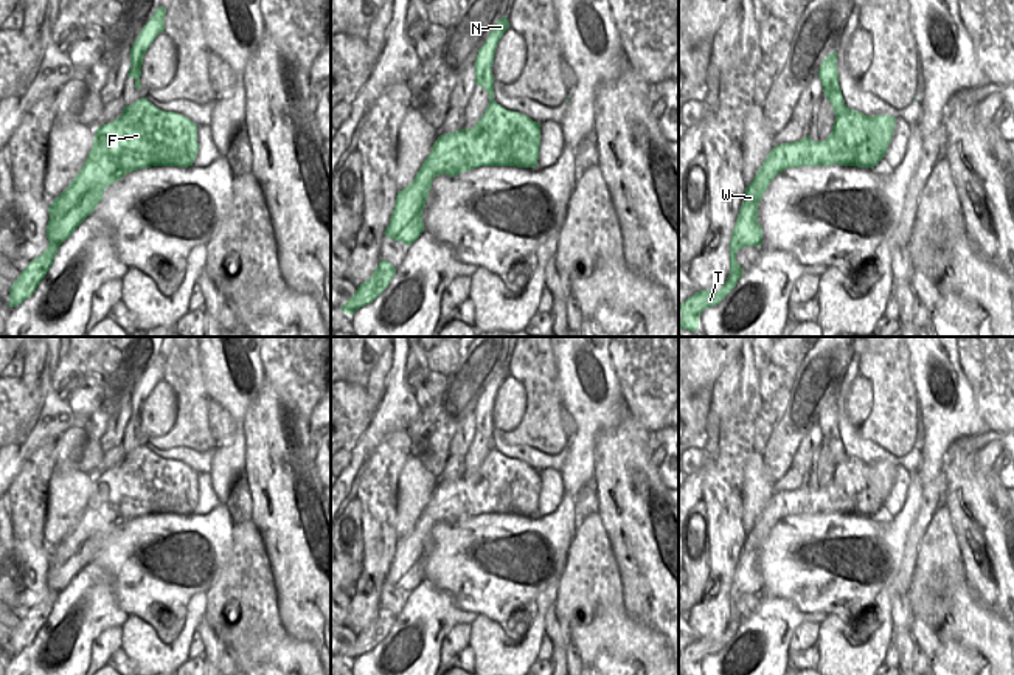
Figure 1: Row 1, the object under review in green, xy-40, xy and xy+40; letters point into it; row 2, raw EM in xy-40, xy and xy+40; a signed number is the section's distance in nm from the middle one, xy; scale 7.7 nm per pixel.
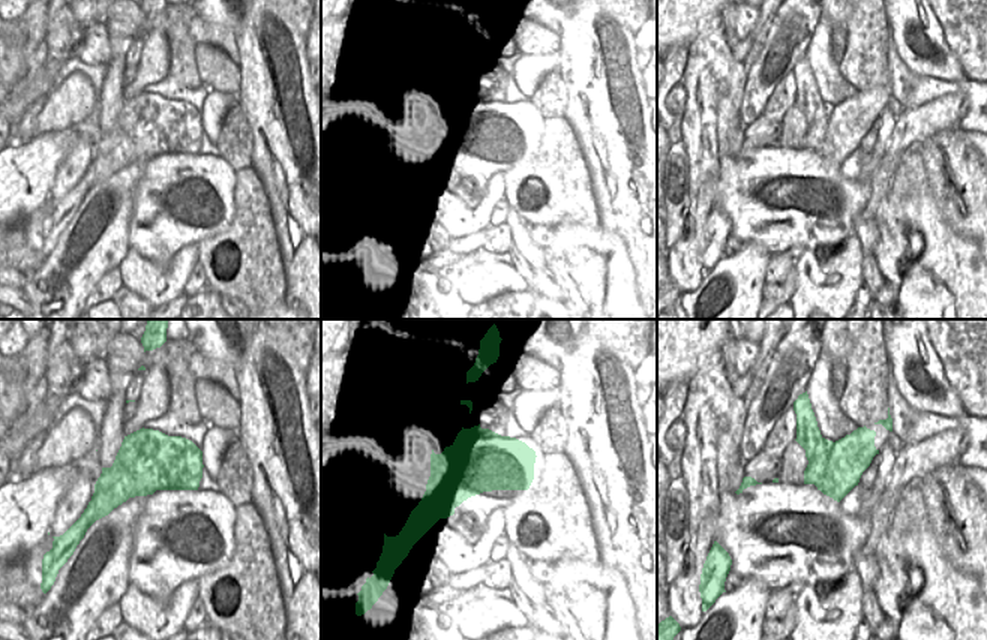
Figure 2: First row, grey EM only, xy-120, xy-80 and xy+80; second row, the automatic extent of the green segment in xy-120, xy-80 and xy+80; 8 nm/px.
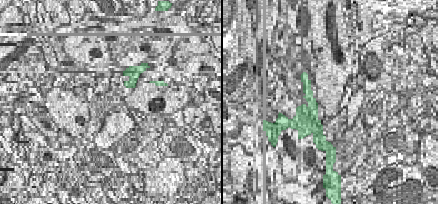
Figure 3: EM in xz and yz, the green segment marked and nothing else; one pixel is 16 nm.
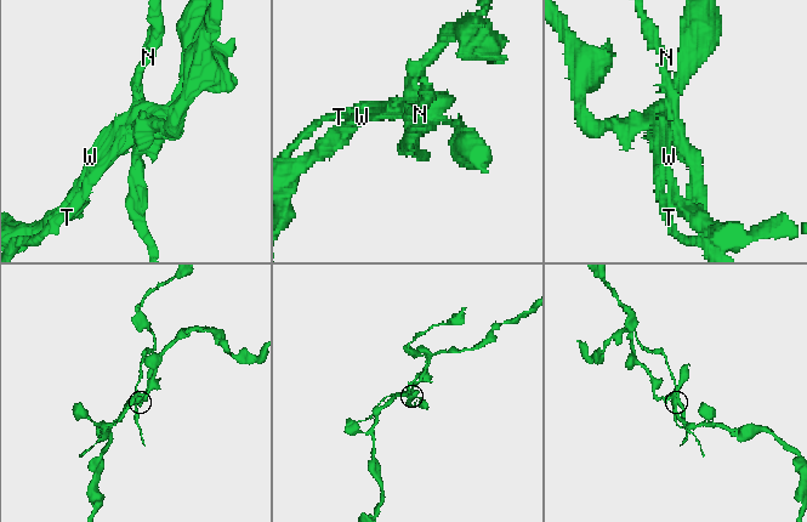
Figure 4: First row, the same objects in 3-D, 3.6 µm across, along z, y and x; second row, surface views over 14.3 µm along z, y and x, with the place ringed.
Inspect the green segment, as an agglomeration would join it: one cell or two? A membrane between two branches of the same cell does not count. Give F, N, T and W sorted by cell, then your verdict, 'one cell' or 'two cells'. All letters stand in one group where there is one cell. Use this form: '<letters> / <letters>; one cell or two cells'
F T W / N; two cells

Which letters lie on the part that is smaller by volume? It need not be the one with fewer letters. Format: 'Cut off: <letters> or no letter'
Cut off: N

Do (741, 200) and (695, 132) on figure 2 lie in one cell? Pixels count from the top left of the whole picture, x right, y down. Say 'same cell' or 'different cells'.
different cells

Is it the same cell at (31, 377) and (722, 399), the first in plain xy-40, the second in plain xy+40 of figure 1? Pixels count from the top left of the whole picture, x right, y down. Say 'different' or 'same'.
same

